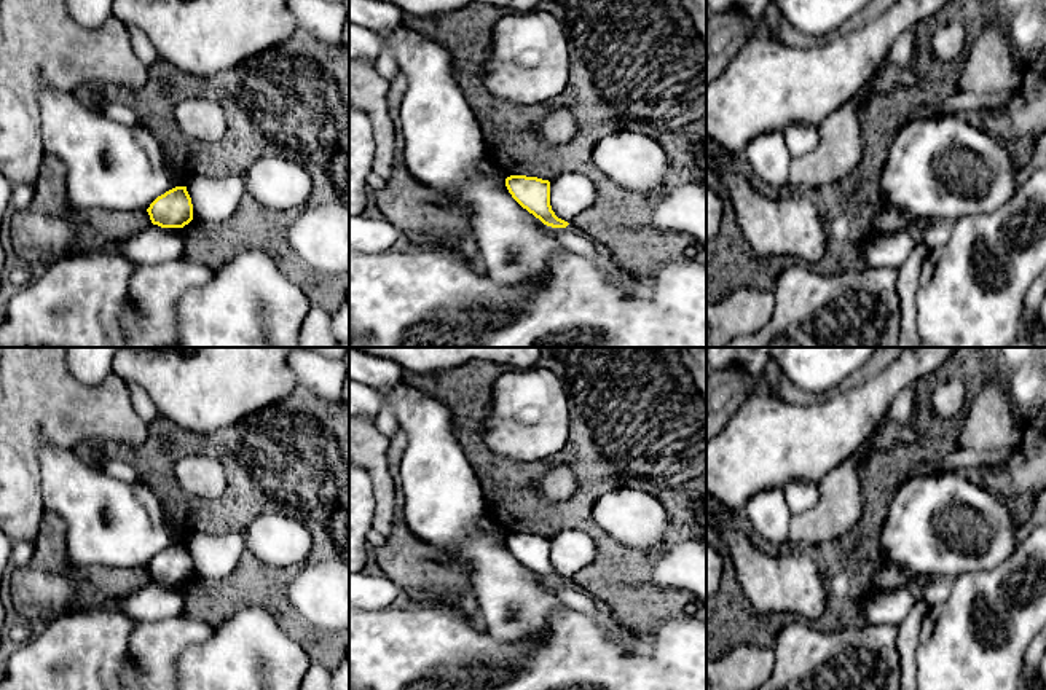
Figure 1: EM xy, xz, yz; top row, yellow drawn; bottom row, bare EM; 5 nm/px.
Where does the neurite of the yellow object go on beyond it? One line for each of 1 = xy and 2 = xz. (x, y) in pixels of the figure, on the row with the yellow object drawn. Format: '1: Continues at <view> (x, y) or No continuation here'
1: No continuation here
2: No continuation here

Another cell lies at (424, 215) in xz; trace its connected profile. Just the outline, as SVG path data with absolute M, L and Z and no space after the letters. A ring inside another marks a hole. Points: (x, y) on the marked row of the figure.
M399 75L387 91L387 113L395 124L394 169L383 190L375 191L375 201L383 217L391 222L415 245L448 247L478 265L478 249L469 214L451 204L445 193L419 182L403 161L403 137L399 132L400 104L407 91L407 76Z

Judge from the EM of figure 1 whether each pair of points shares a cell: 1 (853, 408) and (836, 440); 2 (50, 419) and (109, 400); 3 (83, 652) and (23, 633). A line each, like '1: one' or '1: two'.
1: one
2: one
3: two

